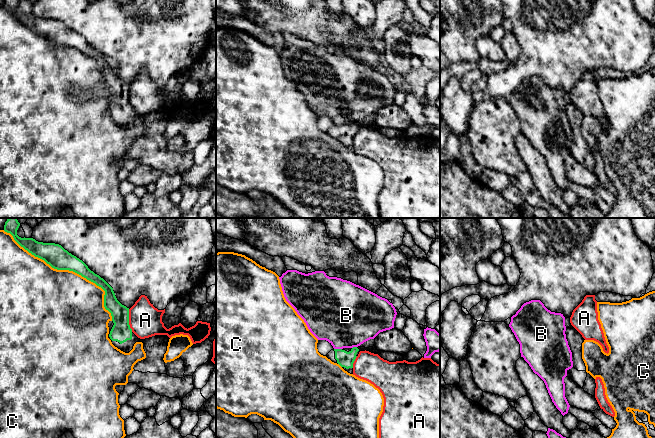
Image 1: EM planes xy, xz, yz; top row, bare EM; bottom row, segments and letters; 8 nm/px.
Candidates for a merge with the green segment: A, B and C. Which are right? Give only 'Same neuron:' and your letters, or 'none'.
Same neuron: none

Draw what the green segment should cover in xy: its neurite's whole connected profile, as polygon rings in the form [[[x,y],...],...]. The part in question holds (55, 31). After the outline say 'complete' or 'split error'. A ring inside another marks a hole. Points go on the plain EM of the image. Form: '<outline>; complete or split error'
[[[5,0],[4,7],[10,9],[21,23],[35,33],[44,36],[52,44],[73,47],[105,67],[104,83],[112,92],[112,96],[108,99],[108,114],[115,123],[129,129],[136,118],[143,119],[146,134],[134,141],[134,146],[128,152],[128,159],[135,159],[140,164],[151,166],[160,172],[177,173],[182,177],[194,165],[193,152],[174,154],[167,151],[163,134],[170,114],[167,111],[138,114],[129,101],[129,84],[117,76],[113,64],[103,54],[91,47],[82,36],[59,20],[19,13],[17,11],[19,2],[20,0]]]; split error

